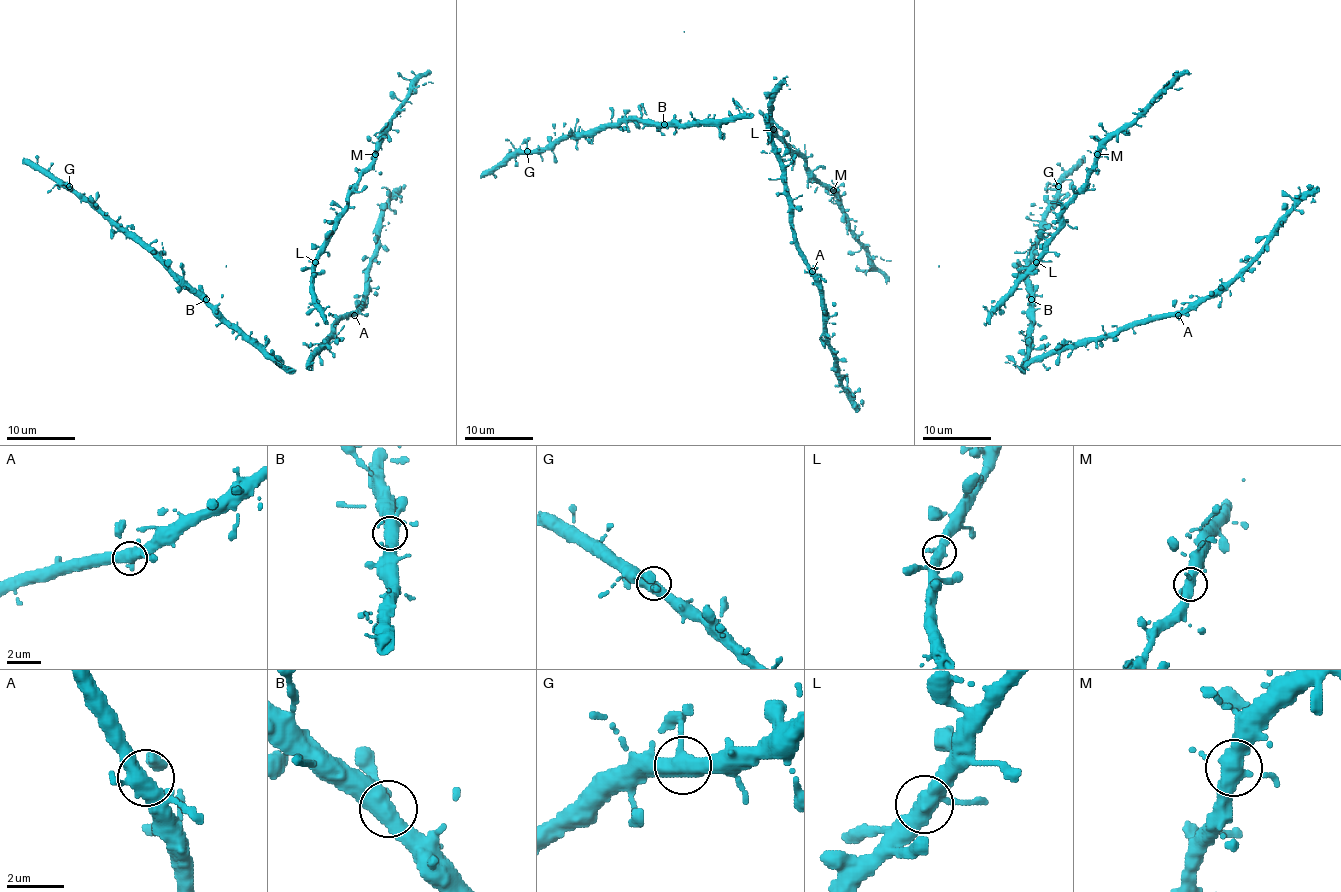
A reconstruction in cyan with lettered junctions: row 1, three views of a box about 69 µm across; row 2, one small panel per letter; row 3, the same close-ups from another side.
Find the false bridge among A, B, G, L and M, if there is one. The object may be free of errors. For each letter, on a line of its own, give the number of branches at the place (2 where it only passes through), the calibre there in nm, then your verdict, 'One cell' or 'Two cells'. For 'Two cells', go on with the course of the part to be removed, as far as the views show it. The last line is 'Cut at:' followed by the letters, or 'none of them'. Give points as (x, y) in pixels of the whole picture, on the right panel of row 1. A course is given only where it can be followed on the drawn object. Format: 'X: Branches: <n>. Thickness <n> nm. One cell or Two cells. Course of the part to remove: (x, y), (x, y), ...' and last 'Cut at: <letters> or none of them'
A: Branches: 3. Thickness 440 nm. One cell
B: Branches: 3. Thickness 440 nm. One cell
G: Branches: 3. Thickness 420 nm. One cell
L: Branches: 3. Thickness 440 nm. One cell
M: Branches: 3. Thickness 440 nm. One cell
Cut at: none of them

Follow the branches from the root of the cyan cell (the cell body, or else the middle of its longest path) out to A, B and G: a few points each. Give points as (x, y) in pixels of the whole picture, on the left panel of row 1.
A: (279, 366), (291, 369), (307, 368), (330, 339), (332, 328), (344, 316), (354, 315)
B: (279, 366), (248, 342), (206, 299)
G: (279, 366), (219, 313), (214, 313), (149, 251), (105, 219), (69, 186)

